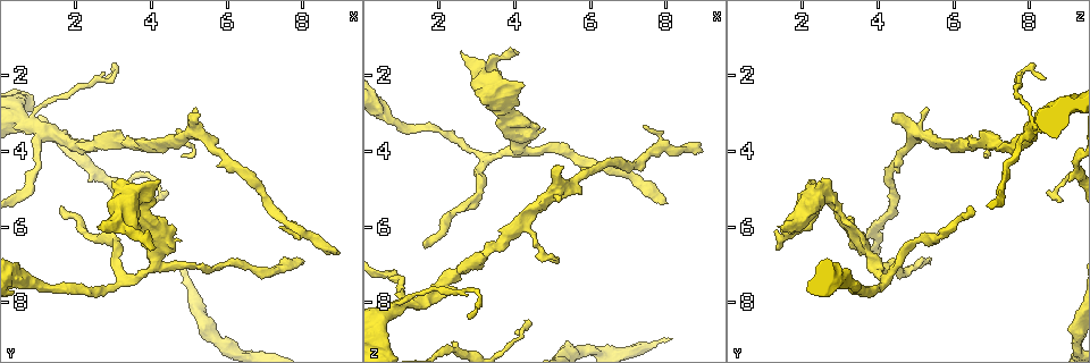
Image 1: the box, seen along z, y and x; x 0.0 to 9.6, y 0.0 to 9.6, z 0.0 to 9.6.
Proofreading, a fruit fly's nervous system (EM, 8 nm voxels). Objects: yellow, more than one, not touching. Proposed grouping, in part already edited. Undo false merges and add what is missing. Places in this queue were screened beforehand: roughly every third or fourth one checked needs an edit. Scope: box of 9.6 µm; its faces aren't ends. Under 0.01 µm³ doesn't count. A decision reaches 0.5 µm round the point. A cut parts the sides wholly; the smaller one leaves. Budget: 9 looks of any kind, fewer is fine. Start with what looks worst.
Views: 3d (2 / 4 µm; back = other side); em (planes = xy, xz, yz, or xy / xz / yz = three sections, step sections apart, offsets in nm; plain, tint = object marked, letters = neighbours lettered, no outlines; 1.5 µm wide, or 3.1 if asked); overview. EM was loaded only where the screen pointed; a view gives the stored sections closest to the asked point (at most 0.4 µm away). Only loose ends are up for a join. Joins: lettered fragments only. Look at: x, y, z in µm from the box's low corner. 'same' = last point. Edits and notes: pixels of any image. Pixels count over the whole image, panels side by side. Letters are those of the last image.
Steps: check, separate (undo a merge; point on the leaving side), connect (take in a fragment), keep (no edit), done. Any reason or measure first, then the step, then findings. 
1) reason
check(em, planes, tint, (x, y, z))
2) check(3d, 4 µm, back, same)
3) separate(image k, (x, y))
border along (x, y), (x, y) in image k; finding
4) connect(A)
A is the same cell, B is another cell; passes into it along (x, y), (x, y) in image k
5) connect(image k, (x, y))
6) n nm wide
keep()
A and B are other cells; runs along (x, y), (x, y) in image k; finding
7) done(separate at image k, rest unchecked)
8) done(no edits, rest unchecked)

end of a long branch
check(em, planes, letters, (7.95, 6.90, 5.45))

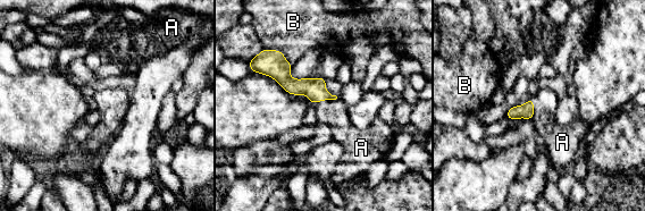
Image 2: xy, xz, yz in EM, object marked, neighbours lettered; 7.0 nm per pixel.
100 nm wide
connect(image 2, (554, 136))
A is the same cell, B is another cell; passes into it along (527, 110), (533, 109), (554, 136) in image 2; the neuron continues

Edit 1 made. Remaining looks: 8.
an open end
check(3d, 4 µm, (9.00, 6.65, 4.05))

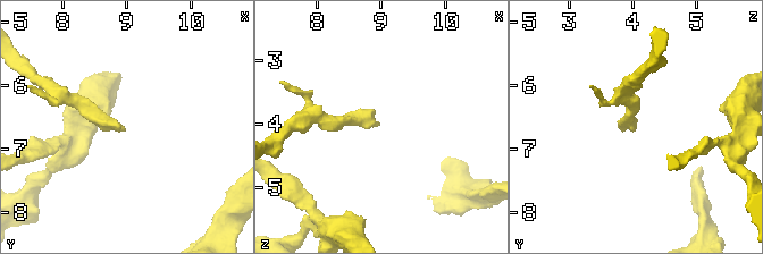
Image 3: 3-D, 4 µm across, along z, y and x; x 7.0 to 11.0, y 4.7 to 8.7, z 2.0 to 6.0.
now the EM
check(em, planes, letters, (8.95, 6.70, 4.05))

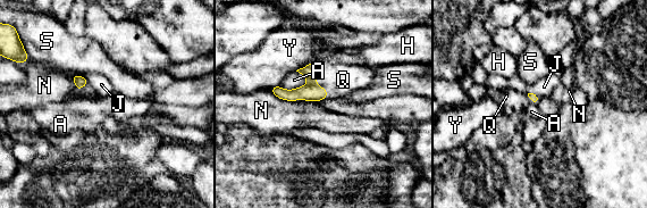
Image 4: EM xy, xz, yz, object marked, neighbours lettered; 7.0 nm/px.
connect(image 4, (341, 80))
Q is the same cell, A, H, J, N, S and Y are other cells; passes into it along (310, 92), (325, 90), (341, 80) in image 4; it goes on there

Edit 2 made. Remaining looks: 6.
an open end
check(em, yz, step 8, letters, (5.10, 2.90, 5.30))

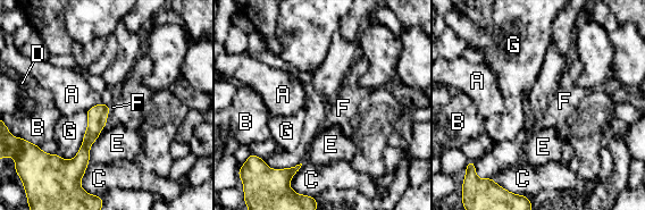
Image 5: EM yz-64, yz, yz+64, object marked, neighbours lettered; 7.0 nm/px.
140 nm wide
keep()
A, B, C, D, E, F and G are other cells; border along (99, 102), (85, 111) in image 5; no lettered fragment goes on from it

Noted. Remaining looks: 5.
abrupt turn
check(3d, 4 µm, (2.90, 2.05, 7.65))

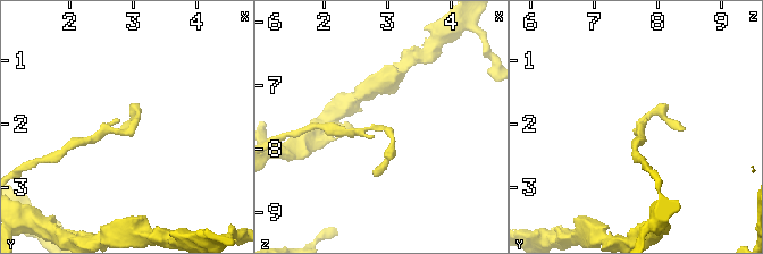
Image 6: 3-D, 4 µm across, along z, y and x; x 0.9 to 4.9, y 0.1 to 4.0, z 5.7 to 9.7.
shape alone is not enough
check(em, planes, letters, (2.90, 2.10, 7.65))

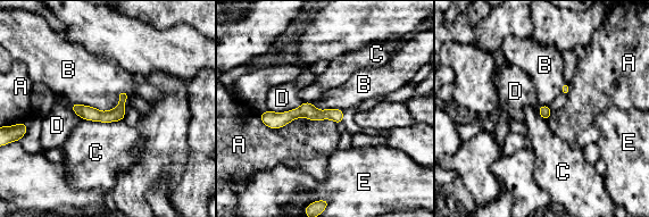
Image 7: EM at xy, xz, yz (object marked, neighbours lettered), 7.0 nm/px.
100 nm wide
keep()
A, B, C, D and E are other cells; runs along (340, 111), (263, 116) in image 7; all the same neuron

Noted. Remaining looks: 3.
done(connect at image 2, connect at image 4, rest unchecked)

